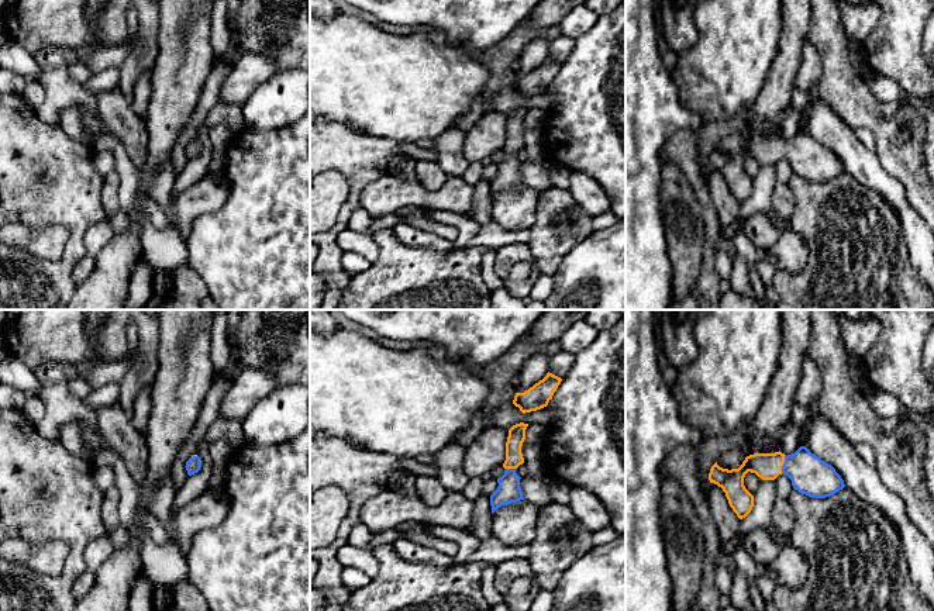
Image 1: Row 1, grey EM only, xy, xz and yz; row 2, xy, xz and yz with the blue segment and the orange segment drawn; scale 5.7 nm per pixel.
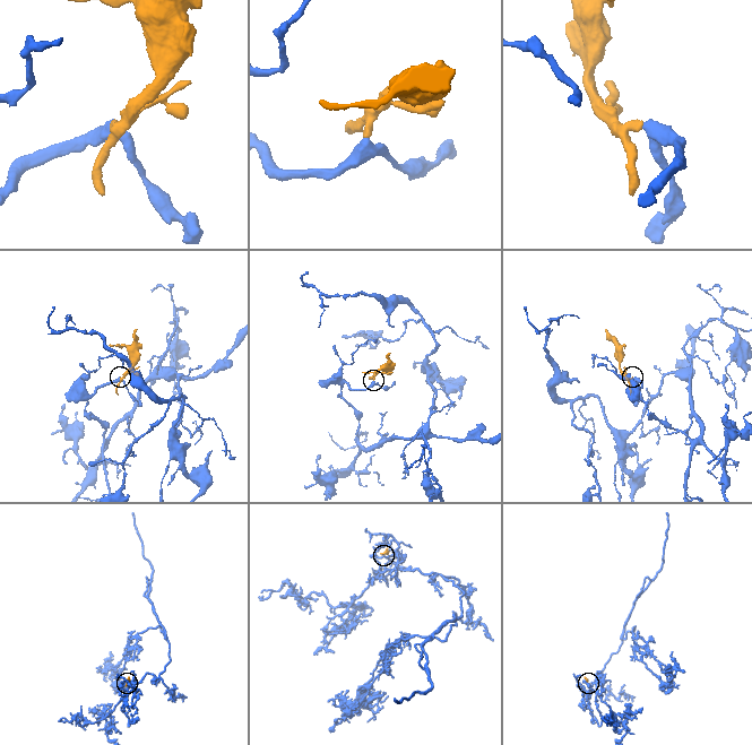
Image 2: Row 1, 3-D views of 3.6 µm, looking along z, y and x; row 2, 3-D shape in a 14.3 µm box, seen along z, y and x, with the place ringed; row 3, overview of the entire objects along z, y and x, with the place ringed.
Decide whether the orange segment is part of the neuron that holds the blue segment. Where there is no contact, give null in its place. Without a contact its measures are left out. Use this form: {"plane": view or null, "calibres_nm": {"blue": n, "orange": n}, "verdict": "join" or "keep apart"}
{"plane": "yz", "calibres_nm": {"blue": 220, "orange": 160}, "verdict": "join"}

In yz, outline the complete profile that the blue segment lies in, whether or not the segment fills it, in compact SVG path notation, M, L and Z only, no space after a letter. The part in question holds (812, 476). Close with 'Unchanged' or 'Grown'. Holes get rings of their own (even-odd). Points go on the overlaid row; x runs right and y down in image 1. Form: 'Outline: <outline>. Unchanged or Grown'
Outline: M806 446L795 453L754 453L745 458L738 469L723 469L717 462L709 473L710 483L726 493L730 507L740 519L745 518L754 507L754 496L745 489L744 477L751 472L762 480L775 480L785 473L795 490L809 497L826 498L845 487L835 469L813 455Z. Grown

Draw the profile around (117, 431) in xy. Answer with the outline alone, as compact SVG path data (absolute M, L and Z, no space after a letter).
M120 403L94 411L97 428L107 449L116 452L141 489L148 474L147 436L127 417Z

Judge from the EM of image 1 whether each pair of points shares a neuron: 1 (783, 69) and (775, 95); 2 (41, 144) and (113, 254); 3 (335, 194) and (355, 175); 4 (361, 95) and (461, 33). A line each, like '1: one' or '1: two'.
1: one
2: two
3: two
4: two

